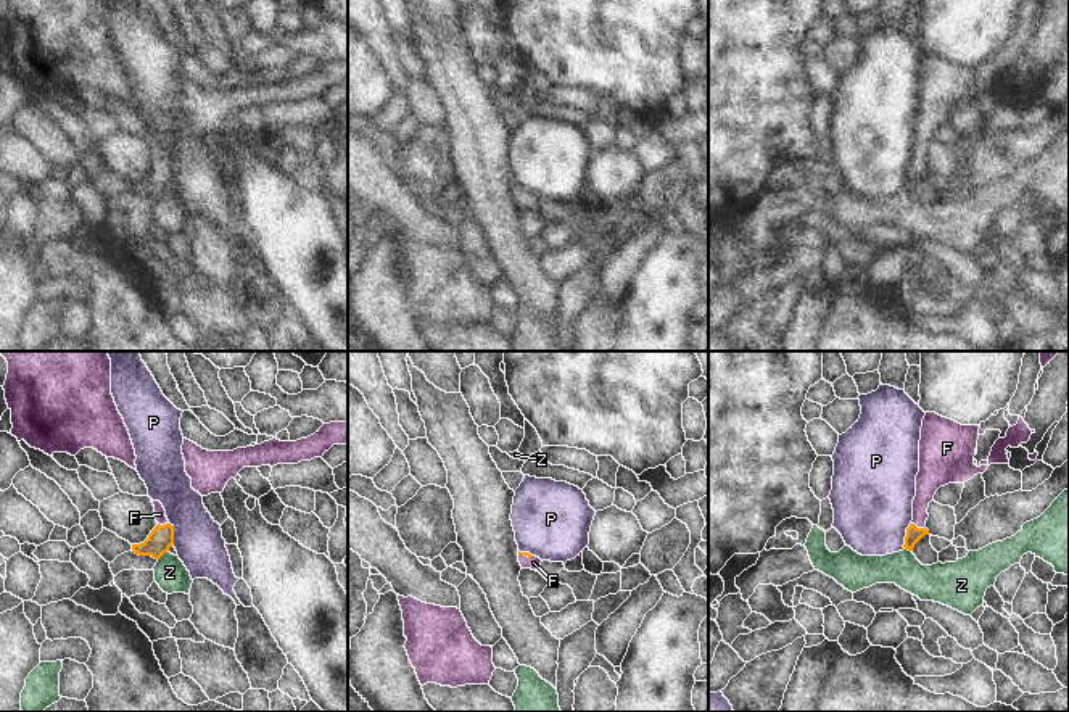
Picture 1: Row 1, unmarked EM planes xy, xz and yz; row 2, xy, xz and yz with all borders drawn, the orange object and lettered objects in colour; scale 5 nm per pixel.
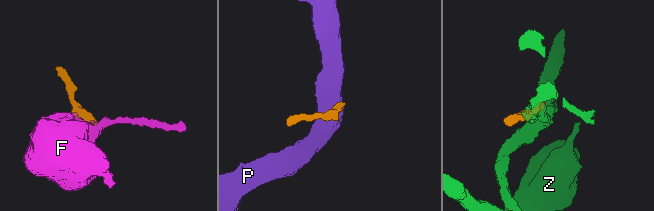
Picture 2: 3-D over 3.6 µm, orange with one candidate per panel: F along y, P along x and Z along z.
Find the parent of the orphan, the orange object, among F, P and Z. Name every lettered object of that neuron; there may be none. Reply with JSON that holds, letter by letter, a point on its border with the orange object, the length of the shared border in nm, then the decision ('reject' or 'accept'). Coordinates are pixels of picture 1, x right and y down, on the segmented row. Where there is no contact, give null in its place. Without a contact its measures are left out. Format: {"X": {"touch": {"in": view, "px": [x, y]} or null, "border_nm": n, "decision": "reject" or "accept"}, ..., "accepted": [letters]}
{"F": {"touch": {"in": "yz", "px": [916, 527]}, "border_nm": 80, "decision": "accept"}, "P": {"touch": {"in": "yz", "px": [907, 535]}, "border_nm": 140, "decision": "reject"}, "Z": {"touch": {"in": "xy", "px": [161, 554]}, "border_nm": 60, "decision": "reject"}, "accepted": ["F"]}

